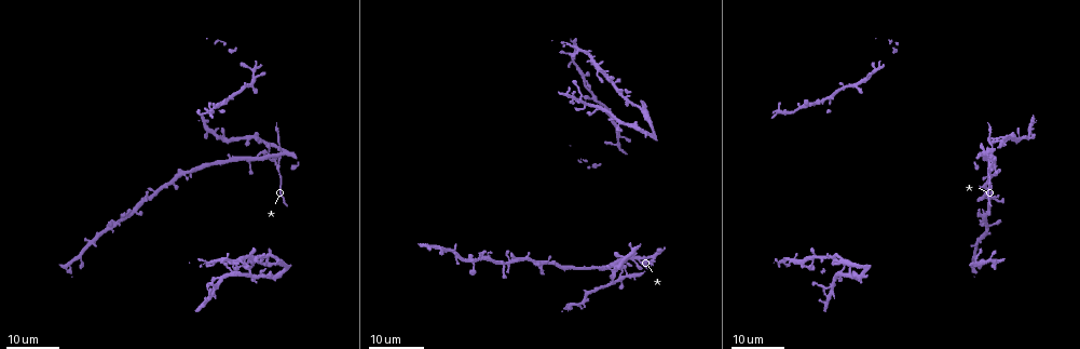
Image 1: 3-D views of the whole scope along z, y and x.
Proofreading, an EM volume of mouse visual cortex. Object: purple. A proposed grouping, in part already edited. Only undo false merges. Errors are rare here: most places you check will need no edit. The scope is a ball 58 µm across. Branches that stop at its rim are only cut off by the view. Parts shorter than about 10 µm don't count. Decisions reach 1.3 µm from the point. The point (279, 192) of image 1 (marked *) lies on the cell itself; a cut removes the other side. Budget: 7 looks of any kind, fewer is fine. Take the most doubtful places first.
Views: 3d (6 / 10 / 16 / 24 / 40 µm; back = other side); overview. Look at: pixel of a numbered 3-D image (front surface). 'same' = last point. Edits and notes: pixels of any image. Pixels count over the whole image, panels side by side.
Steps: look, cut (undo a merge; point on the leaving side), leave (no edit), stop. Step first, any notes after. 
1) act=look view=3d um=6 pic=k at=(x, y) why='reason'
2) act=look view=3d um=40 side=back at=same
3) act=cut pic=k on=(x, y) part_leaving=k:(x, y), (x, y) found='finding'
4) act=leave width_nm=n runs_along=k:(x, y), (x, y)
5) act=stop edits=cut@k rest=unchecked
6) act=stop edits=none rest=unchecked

act=look view=3d um=16 pic=1 at=(476, 258) why='a narrow waist'

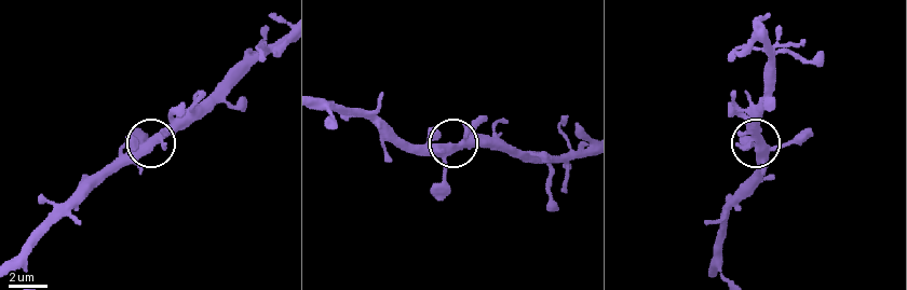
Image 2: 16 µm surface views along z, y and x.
act=look view=3d um=6 pic=2 at=(760, 135)

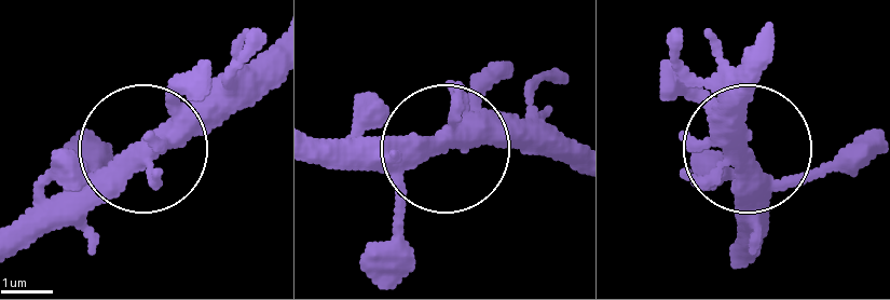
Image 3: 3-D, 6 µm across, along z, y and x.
act=leave width_nm=410 found='all the same cell'

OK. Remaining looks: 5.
act=look view=3d um=24 pic=1 at=(812, 103) why='thin neck'

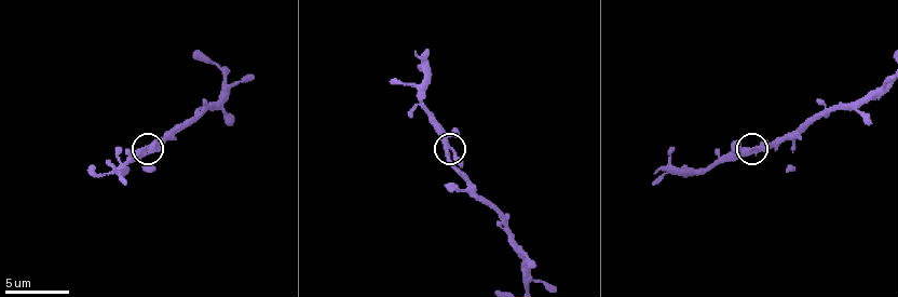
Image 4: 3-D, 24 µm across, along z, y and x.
act=look view=3d um=10 pic=4 at=(453, 148)

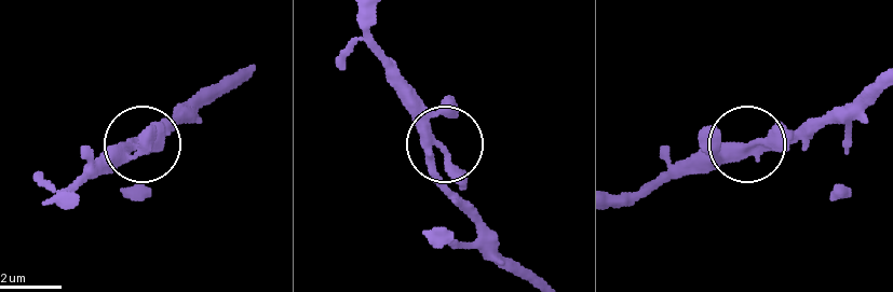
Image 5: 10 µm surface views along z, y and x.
act=leave found='all the same cell'

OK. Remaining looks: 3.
act=look view=3d um=16 pic=1 at=(141, 200) why='thick turns thin'

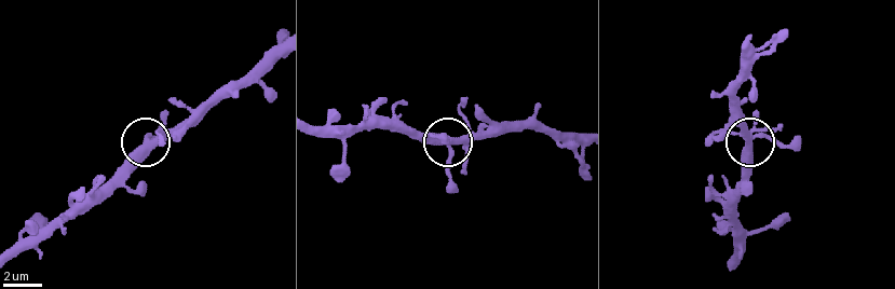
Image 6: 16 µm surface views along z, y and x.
act=look view=3d um=6 pic=6 at=(452, 142) why='closer look'

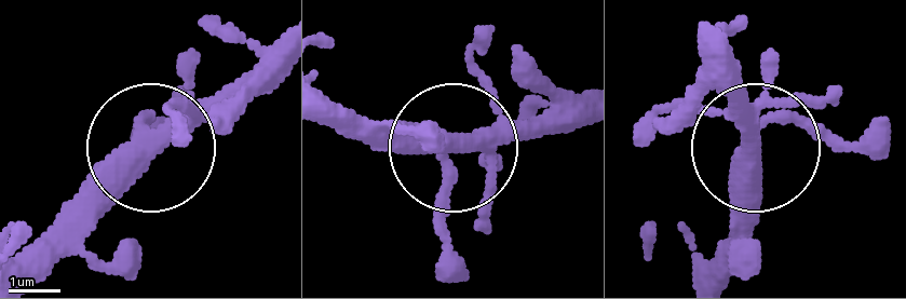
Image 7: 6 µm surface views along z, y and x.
act=leave width_nm=360 found='continuous, no second cell'

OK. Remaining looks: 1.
act=stop edits=none rest=unchecked

